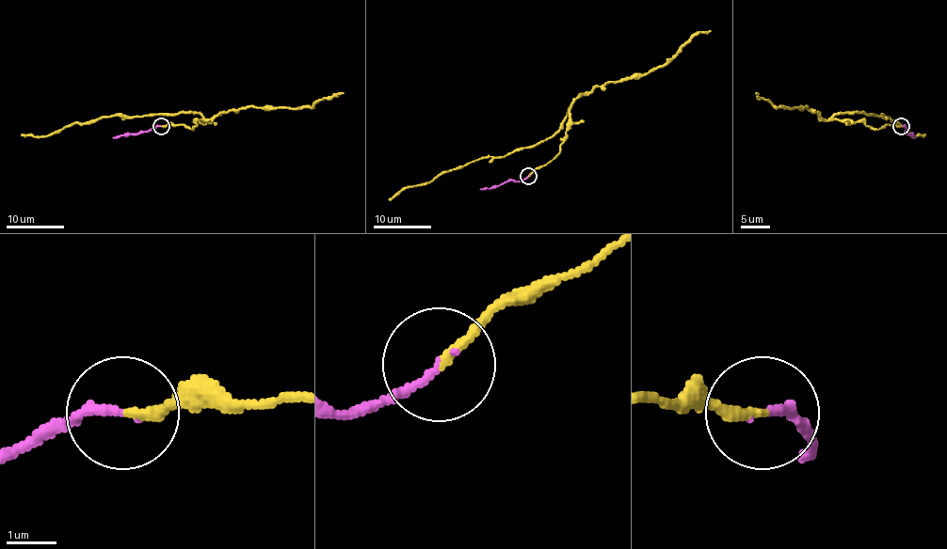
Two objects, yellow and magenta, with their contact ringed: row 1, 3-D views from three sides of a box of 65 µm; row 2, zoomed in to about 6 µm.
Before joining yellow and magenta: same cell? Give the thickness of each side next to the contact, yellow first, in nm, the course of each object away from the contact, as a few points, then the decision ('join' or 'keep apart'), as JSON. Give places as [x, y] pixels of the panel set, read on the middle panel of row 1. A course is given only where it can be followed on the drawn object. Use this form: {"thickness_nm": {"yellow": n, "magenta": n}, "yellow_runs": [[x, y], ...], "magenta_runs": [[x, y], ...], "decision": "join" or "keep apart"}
{"thickness_nm": {"yellow": 180, "magenta": 160}, "yellow_runs": [[528, 176], [559, 152], [569, 109], [562, 126], [549, 137], [440, 173], [428, 182], [403, 187], [389, 200]], "magenta_runs": [[528, 176], [519, 181], [508, 180], [489, 189], [480, 189]], "decision": "join"}

